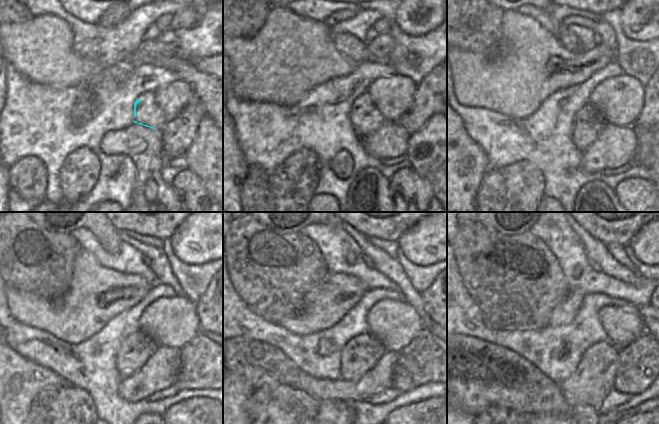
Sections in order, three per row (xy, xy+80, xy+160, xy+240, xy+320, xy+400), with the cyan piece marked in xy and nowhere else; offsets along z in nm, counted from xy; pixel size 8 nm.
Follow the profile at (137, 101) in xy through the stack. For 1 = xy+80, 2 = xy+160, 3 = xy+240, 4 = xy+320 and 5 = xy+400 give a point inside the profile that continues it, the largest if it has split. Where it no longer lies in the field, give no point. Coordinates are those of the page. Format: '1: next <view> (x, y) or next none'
1: next xy+80 (362, 117)
2: next xy+160 (588, 123)
3: next xy+240 (136, 349)
4: next xy+320 (360, 354)
5: next xy+400 (593, 379)

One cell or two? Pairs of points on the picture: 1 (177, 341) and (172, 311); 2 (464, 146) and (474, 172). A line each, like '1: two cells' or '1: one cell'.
1: one cell
2: one cell

